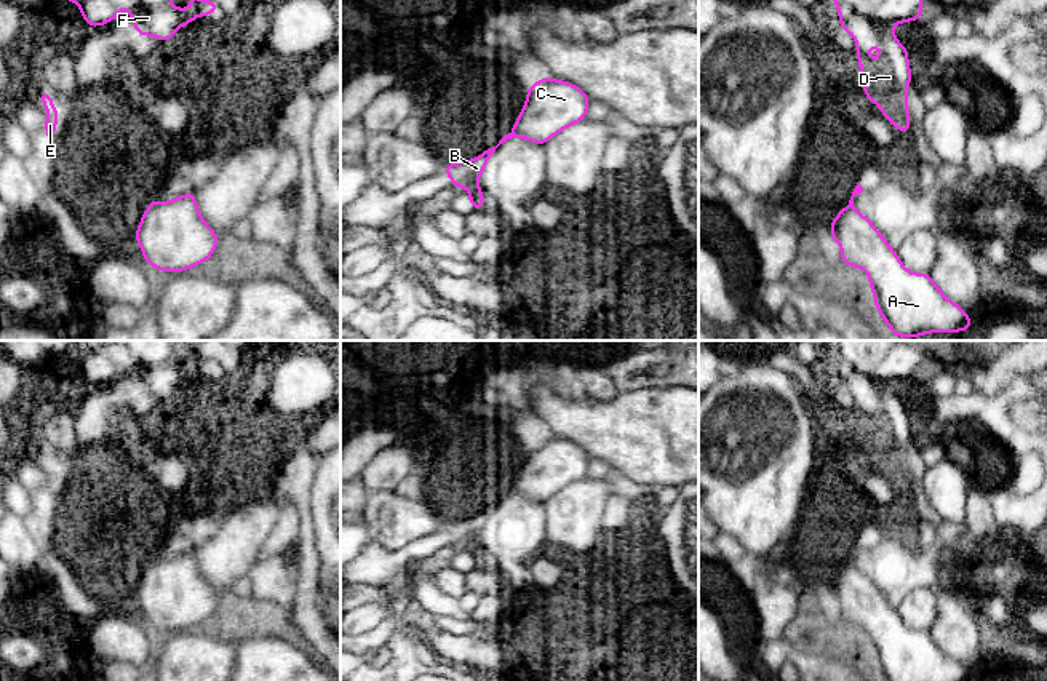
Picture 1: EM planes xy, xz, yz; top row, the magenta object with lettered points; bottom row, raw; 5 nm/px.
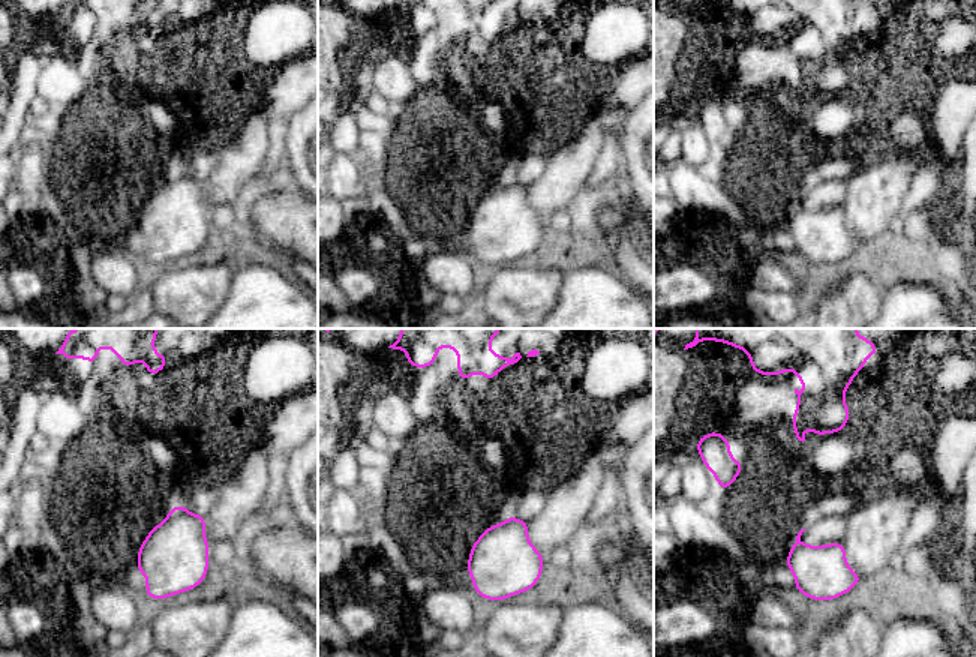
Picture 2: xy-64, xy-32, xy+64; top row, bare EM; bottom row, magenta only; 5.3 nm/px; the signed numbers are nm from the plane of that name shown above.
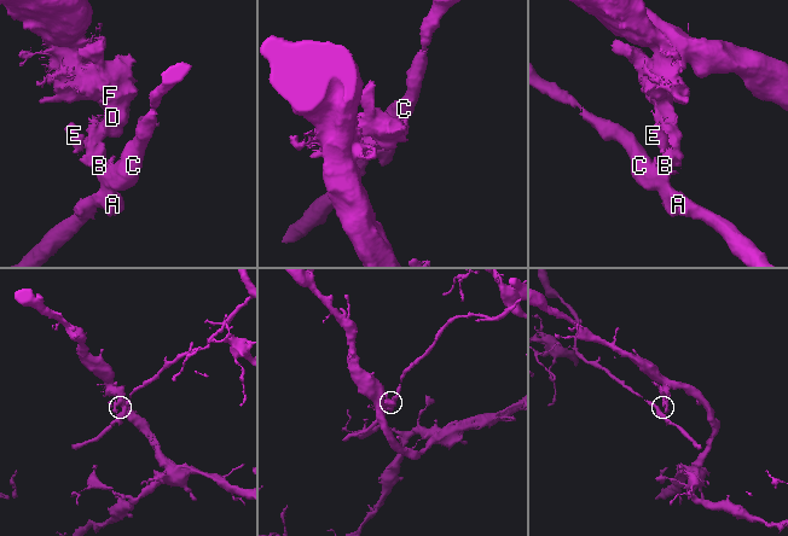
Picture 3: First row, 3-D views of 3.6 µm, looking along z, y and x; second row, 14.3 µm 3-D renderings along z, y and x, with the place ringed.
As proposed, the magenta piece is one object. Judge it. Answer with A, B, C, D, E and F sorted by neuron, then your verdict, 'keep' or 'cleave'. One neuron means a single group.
A C / B D E F; cleave

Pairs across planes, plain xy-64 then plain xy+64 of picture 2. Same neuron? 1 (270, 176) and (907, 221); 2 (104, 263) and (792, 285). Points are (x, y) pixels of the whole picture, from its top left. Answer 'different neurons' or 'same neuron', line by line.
1: same neuron
2: same neuron

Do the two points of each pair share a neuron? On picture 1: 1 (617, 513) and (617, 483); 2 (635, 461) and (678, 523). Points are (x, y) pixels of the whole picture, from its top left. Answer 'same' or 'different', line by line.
1: same
2: different

